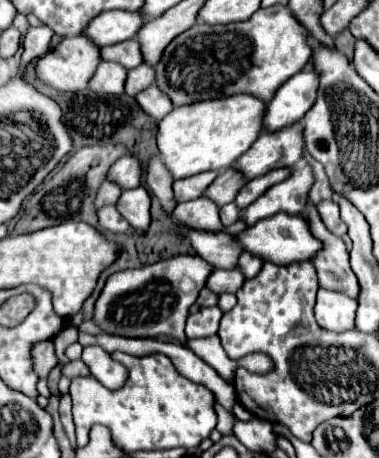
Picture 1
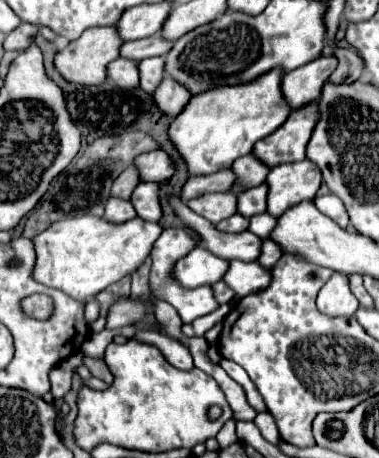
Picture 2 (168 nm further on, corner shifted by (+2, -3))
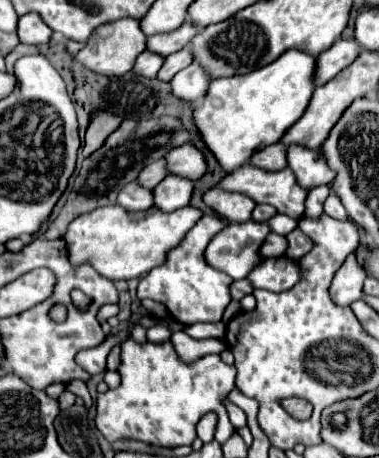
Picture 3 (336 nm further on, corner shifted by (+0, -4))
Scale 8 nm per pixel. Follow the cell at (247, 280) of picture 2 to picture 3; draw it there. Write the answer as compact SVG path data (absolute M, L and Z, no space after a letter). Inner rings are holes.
M273 257L263 259L255 271L247 277L255 289L267 289L267 291L287 291L295 287L301 281L301 265L299 259L289 257Z

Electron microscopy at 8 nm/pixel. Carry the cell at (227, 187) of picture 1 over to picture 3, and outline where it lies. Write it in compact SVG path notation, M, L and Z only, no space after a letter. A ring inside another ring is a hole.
M283 143L269 145L261 151L257 151L249 159L249 163L255 167L263 167L267 171L279 171L279 169L287 167L287 145L283 145Z

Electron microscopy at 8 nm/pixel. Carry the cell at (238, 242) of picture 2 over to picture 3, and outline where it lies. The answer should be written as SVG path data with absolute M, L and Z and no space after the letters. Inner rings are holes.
M271 233L267 237L267 243L263 243L261 251L263 251L263 257L281 257L287 253L287 239L283 235Z

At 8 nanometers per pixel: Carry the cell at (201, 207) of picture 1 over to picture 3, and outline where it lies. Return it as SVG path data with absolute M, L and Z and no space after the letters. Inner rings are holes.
M213 187L211 191L205 193L205 203L217 211L219 217L227 221L249 221L251 211L255 209L255 201L247 197L245 193L235 193L235 191L225 191L221 187Z

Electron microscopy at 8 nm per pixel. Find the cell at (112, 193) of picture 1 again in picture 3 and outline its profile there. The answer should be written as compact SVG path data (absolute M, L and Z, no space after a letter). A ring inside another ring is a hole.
M159 159L159 161L147 165L147 167L141 171L139 177L137 177L137 181L139 181L139 183L145 183L147 189L153 189L153 187L159 185L167 175L169 175L169 171L167 171L167 161L165 161L165 159Z

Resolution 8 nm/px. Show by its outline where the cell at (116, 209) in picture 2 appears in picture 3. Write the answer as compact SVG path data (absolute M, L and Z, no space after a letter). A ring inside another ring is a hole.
M131 181L119 191L117 203L129 211L131 209L133 211L145 211L147 207L153 205L153 191L143 187L139 181Z

